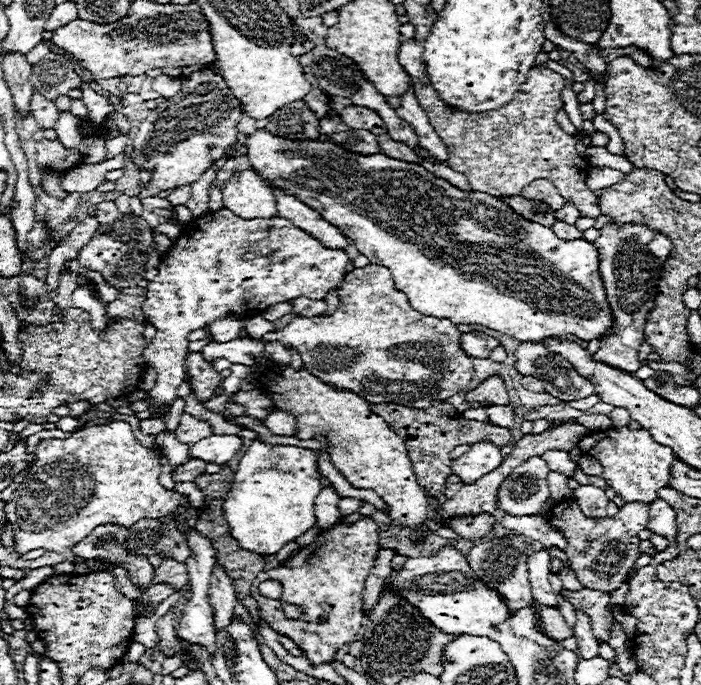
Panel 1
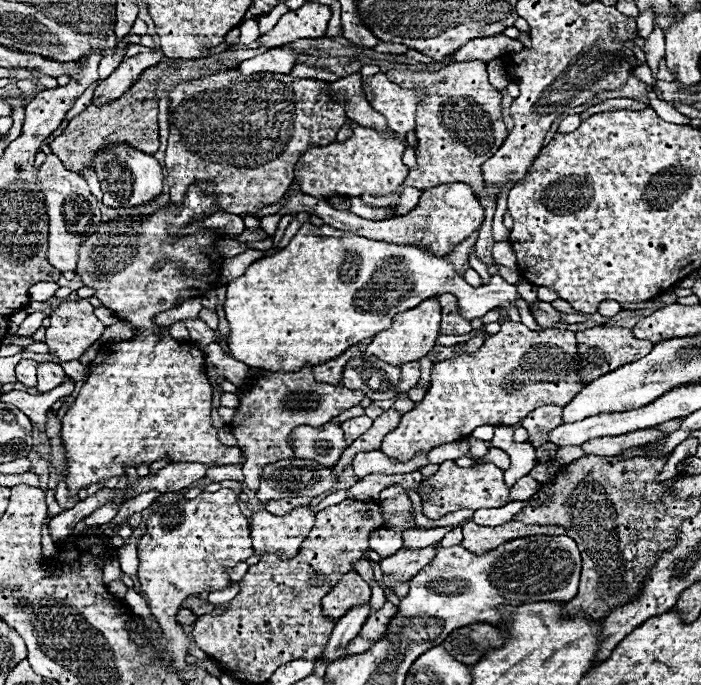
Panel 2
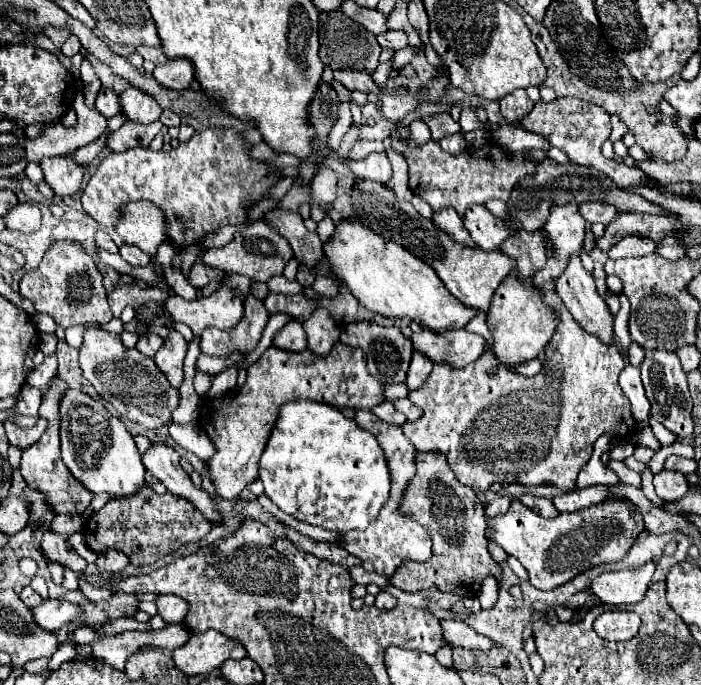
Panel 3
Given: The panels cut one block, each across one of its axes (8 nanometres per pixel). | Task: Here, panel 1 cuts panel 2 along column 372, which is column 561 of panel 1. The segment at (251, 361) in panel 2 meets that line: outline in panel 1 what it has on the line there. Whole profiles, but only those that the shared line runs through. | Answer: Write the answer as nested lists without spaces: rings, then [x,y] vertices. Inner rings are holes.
[[[256,130],[252,136],[248,136],[246,148],[248,148],[246,156],[250,158],[250,166],[256,172],[260,172],[262,180],[272,180],[274,186],[288,190],[288,194],[296,194],[300,202],[308,202],[308,206],[312,206],[314,210],[320,210],[320,216],[324,220],[332,222],[336,228],[340,228],[344,236],[354,240],[362,256],[366,256],[372,264],[386,266],[392,272],[396,288],[404,290],[404,294],[408,294],[412,308],[422,314],[448,318],[454,324],[484,324],[520,342],[542,342],[544,338],[550,338],[550,336],[568,336],[568,334],[574,334],[580,340],[594,340],[594,338],[602,338],[612,326],[612,314],[608,310],[608,300],[606,300],[604,286],[602,286],[600,272],[598,272],[598,250],[588,240],[560,240],[550,228],[544,228],[536,222],[526,222],[524,218],[520,218],[510,206],[504,206],[504,202],[500,202],[496,196],[490,196],[484,192],[462,192],[454,188],[450,182],[434,176],[420,164],[400,162],[384,154],[362,156],[362,154],[346,152],[342,146],[336,146],[334,142],[308,142],[308,140],[296,142],[296,140],[272,136],[266,130]]]

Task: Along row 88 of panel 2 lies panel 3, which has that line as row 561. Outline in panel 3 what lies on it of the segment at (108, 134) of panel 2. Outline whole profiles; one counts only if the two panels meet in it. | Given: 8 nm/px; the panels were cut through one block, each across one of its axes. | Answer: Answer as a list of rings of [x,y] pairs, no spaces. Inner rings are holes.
[[[142,488],[132,498],[120,498],[104,504],[98,512],[92,512],[84,524],[84,538],[92,552],[104,554],[108,550],[124,552],[132,566],[154,564],[156,560],[172,554],[182,544],[204,538],[210,532],[208,520],[180,496],[156,494],[152,488]]]

